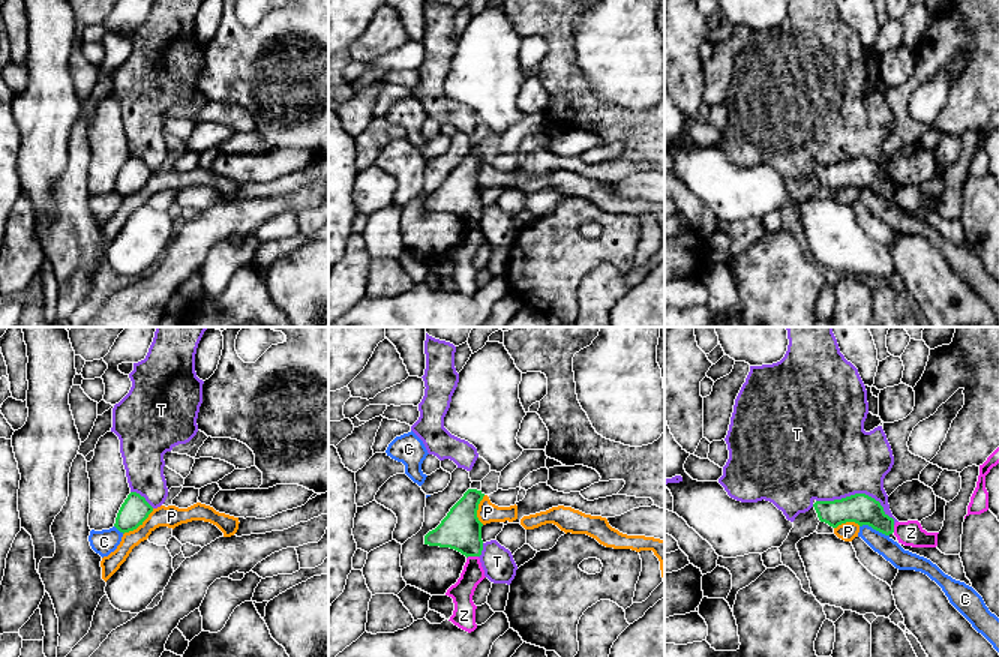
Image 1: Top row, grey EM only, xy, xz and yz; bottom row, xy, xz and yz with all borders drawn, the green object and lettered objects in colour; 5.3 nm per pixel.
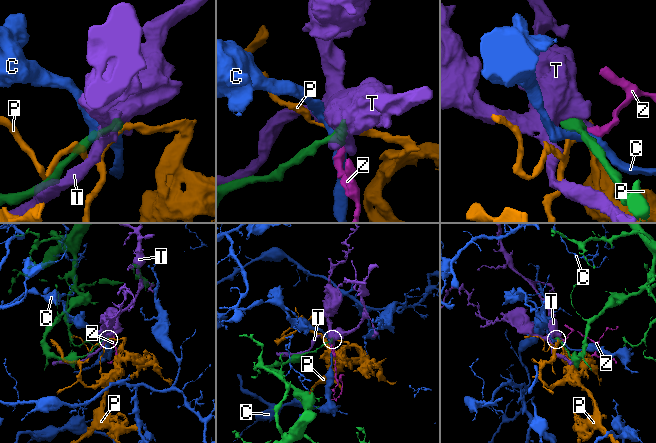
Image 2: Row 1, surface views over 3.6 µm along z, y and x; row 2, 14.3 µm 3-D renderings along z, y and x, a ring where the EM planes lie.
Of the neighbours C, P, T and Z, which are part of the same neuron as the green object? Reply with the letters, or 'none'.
none

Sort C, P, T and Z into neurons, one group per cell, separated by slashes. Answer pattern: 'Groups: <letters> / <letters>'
Groups: C / P / T / Z

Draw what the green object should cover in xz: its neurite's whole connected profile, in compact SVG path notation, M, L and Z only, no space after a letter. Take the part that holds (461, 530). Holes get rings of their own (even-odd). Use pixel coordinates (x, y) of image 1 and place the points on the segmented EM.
M468 489L441 524L424 536L424 544L450 548L466 558L480 556L483 524L477 518L477 510L483 496L482 490Z

